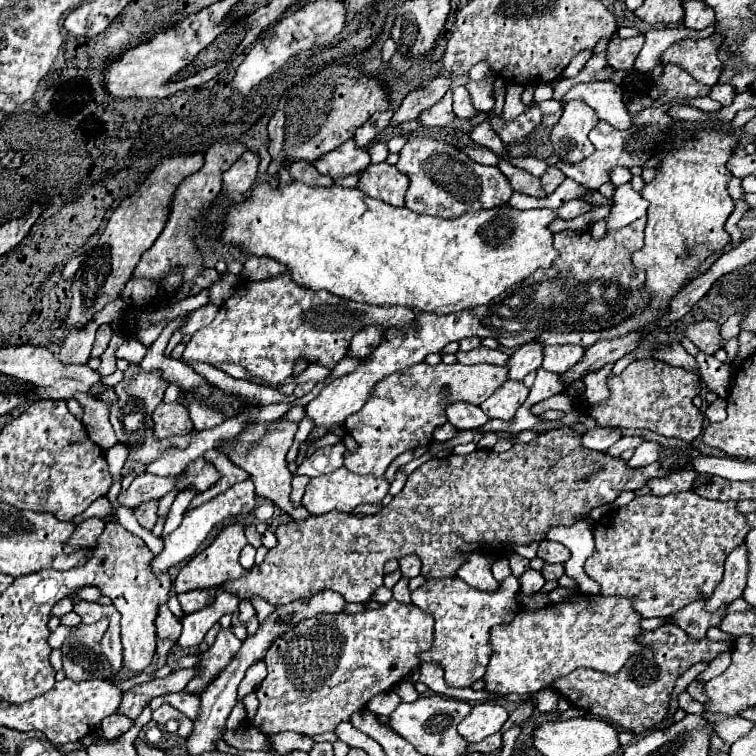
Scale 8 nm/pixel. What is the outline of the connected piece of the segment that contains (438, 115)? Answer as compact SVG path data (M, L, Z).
M447 91L439 103L435 103L431 109L427 109L425 113L421 113L419 121L425 127L445 127L445 125L449 125L455 119L455 113L453 113L451 105L453 105L451 91Z

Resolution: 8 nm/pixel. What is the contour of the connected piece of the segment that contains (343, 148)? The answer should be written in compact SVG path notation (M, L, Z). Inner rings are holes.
M353 139L345 141L325 157L319 157L315 161L315 169L321 175L329 175L331 179L347 177L347 175L359 175L367 165L371 163L367 149L359 149Z

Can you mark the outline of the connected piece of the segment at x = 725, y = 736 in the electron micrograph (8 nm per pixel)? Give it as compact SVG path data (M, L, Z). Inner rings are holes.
M717 715L713 719L713 723L717 723L717 735L727 743L727 745L733 745L737 739L745 737L751 729L753 729L753 723L743 719L743 717L725 717L725 723L721 723L721 715Z

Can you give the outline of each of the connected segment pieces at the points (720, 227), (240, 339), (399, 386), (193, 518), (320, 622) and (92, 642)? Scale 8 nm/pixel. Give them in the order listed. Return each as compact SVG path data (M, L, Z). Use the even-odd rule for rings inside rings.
M699 131L697 137L693 141L687 141L677 153L667 155L661 161L661 167L657 169L657 177L645 185L645 189L641 191L641 195L649 201L649 213L647 213L647 227L645 227L645 247L637 253L633 253L633 265L637 269L645 271L645 291L649 293L649 301L645 305L643 311L639 311L637 315L627 317L627 321L621 321L621 325L613 325L611 329L603 329L599 333L555 333L555 331L547 331L541 337L537 337L537 341L541 341L543 345L563 345L563 343L571 343L571 345L581 345L581 347L591 347L595 345L595 341L601 339L615 339L615 337L623 337L627 333L633 333L635 329L645 329L647 323L657 323L669 309L671 299L689 283L693 281L699 273L699 265L711 257L713 253L721 253L725 245L731 243L729 233L725 231L725 221L731 215L735 201L731 199L729 191L727 191L727 183L731 179L731 173L727 171L725 163L731 157L733 149L735 149L737 137L735 135L725 135L725 133L717 133L717 131Z
M283 273L279 277L271 277L267 281L243 281L235 293L219 307L217 317L203 329L195 331L191 341L185 345L183 351L183 363L207 363L207 365L223 365L223 363L235 363L247 369L247 373L255 379L261 379L269 383L271 387L279 387L287 377L293 375L297 359L305 357L307 363L323 365L327 369L333 369L345 355L347 347L351 343L351 337L359 333L359 329L365 329L367 325L379 325L383 333L391 327L395 329L415 329L417 313L407 307L377 307L357 301L347 301L343 297L335 297L327 291L313 291L303 289L301 285L295 285L291 281L291 273Z
M419 363L405 371L395 373L393 377L385 377L383 381L377 383L365 407L345 421L345 431L351 433L353 439L359 443L357 453L345 455L345 467L357 475L383 477L387 467L393 463L397 455L415 447L427 447L433 441L435 429L447 423L441 405L443 385L449 385L453 401L483 403L507 379L509 377L505 365L489 365L489 363L477 365L439 363L437 367Z
M249 479L241 481L241 483L235 483L233 487L229 487L225 493L219 493L217 497L213 497L211 501L195 507L195 509L189 509L183 517L183 523L173 531L169 533L167 537L161 537L163 539L163 549L159 555L155 555L151 559L151 571L153 573L163 573L163 571L169 571L171 567L179 565L181 561L189 559L197 549L199 545L211 535L211 531L219 525L219 523L225 523L227 519L235 519L239 515L247 515L251 511L255 511L257 507L257 497L255 497L255 485Z
M395 599L385 603L377 611L363 613L319 613L307 621L295 625L295 629L277 637L267 655L267 677L257 689L259 707L251 719L251 727L265 735L277 735L281 731L293 731L307 737L315 737L327 731L335 731L341 721L349 721L353 713L363 711L373 695L385 693L403 681L413 667L419 667L419 653L431 649L433 641L433 617L419 607L403 605Z
M101 619L93 625L79 623L75 633L63 643L63 671L69 679L79 683L89 679L111 679L115 675L111 663L99 649L107 625L107 619Z

